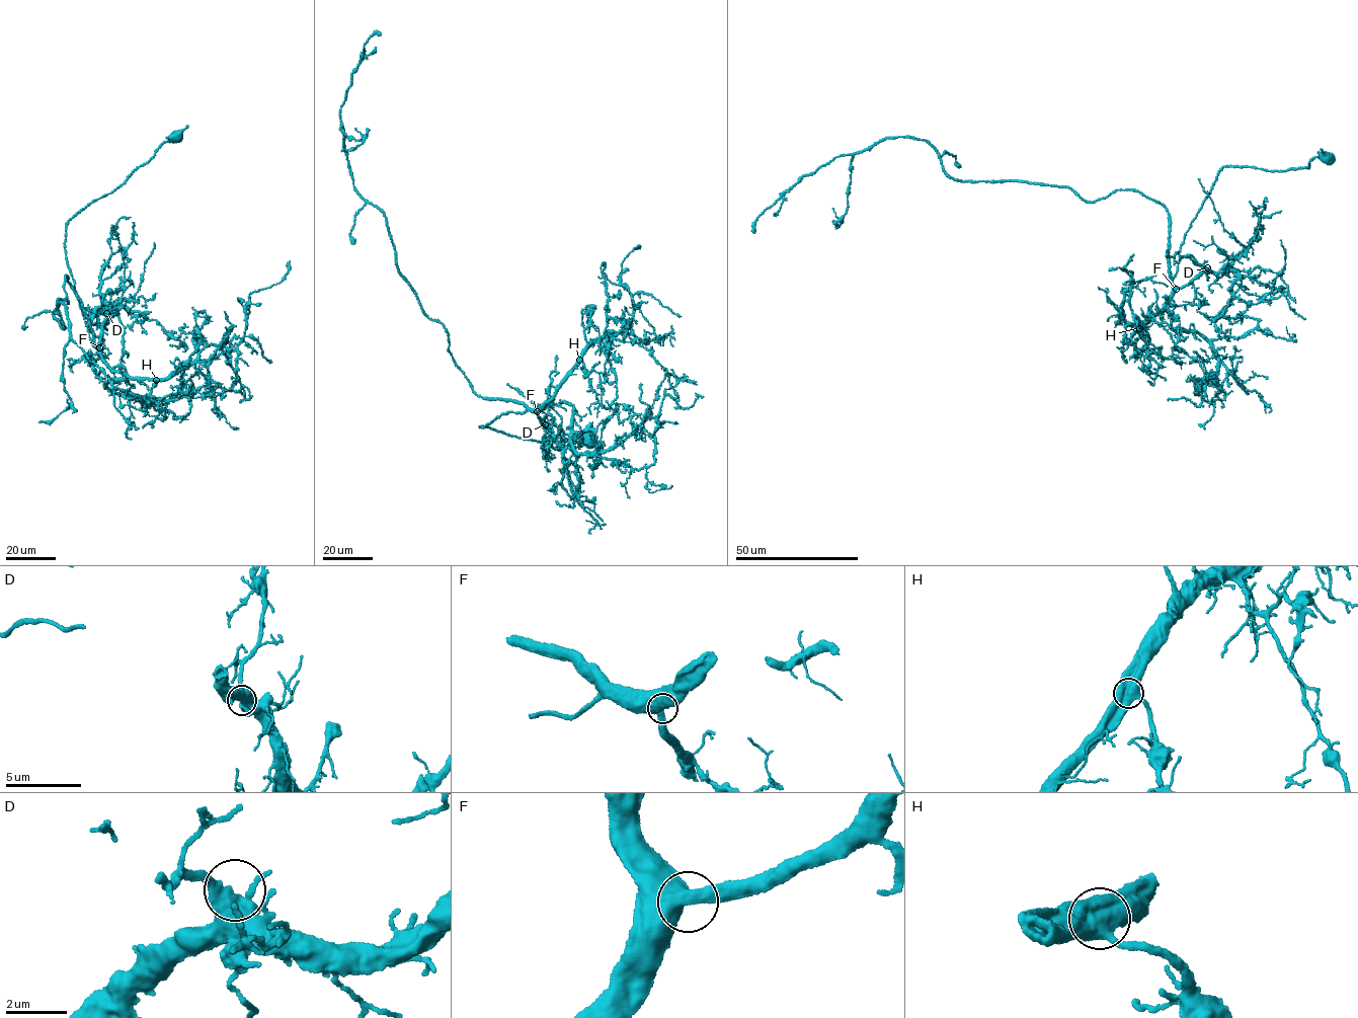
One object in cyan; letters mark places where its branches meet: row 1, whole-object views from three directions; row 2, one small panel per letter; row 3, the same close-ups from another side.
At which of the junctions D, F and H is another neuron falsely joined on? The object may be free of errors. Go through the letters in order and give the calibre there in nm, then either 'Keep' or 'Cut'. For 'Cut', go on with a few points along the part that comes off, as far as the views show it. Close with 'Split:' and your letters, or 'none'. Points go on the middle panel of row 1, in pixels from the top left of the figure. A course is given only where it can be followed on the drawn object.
D: Thickness 480 nm. Keep
F: Thickness 440 nm. Keep
H: Thickness 650 nm. Keep
Split: none

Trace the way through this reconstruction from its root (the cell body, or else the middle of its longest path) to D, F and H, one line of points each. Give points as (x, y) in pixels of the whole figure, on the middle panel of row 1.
D: (588, 440), (572, 440), (555, 449), (480, 426), (529, 409), (545, 424)
F: (588, 440), (592, 442), (572, 440), (564, 449), (555, 449), (480, 426), (484, 427), (509, 412), (537, 411)
H: (588, 440), (572, 440), (555, 449), (480, 426), (507, 412), (538, 409), (580, 360)

